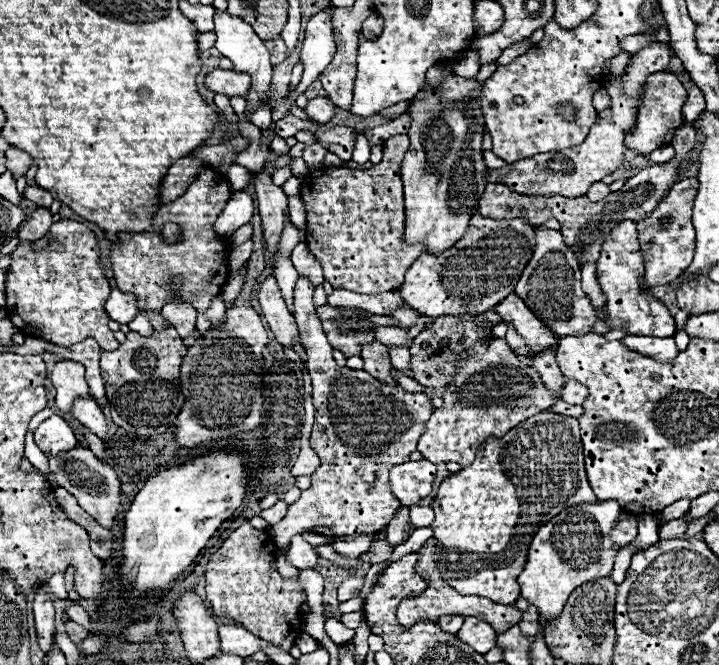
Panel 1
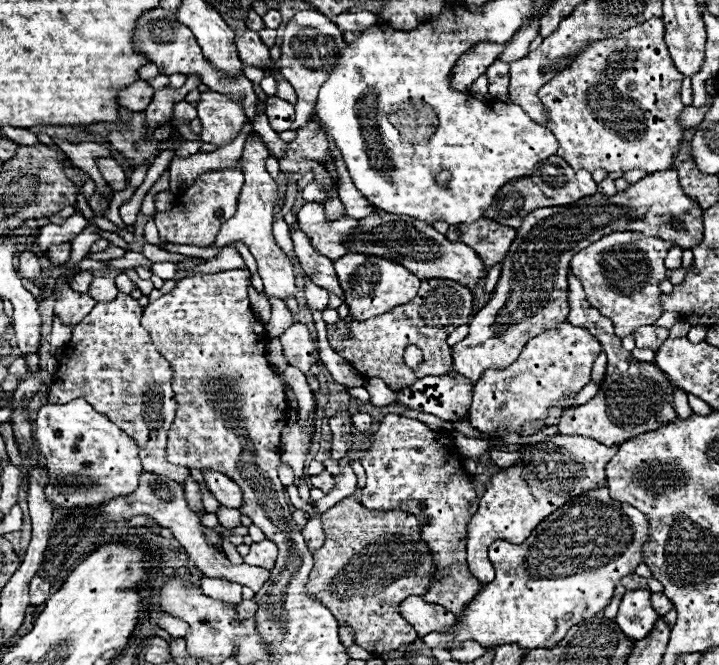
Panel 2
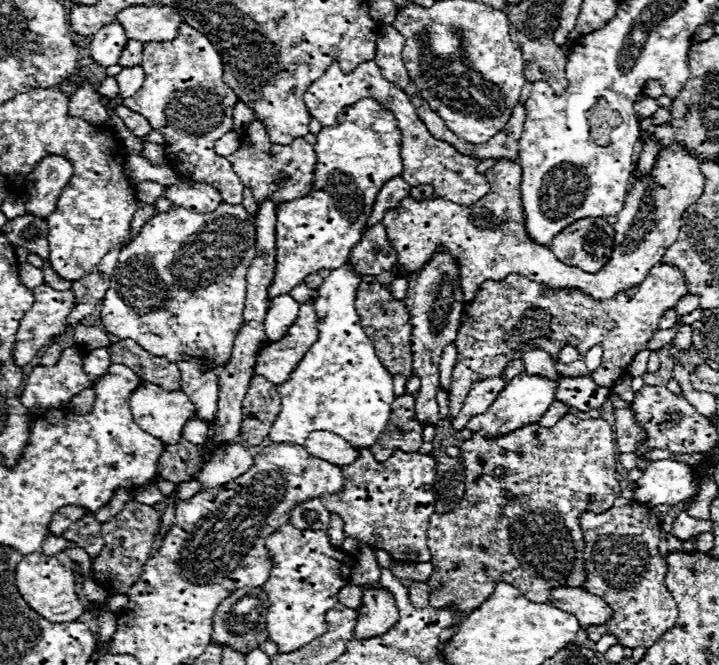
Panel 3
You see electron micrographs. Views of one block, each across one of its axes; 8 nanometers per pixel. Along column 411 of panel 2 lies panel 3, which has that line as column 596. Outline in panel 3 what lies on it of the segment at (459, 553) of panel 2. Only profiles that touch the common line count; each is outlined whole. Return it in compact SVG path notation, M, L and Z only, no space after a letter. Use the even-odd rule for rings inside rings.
M566 414L552 428L542 428L538 424L528 424L524 428L520 428L520 430L514 430L514 432L510 432L506 436L500 436L500 438L494 438L494 440L486 440L484 436L480 436L478 432L474 432L474 436L470 440L462 442L460 450L462 450L462 464L466 468L466 482L464 482L466 494L460 500L460 504L458 504L456 510L452 510L450 514L434 514L430 518L428 548L432 552L432 562L434 562L434 574L426 582L428 586L432 586L430 606L444 608L444 606L454 604L460 612L468 614L474 608L478 608L490 596L492 584L498 584L498 582L508 582L508 584L516 586L532 602L548 602L552 586L576 586L576 588L582 588L586 574L584 574L584 558L582 558L584 538L582 538L582 530L578 526L578 514L584 512L584 510L596 512L596 514L606 512L606 510L610 510L614 506L614 500L622 492L620 482L614 478L614 474L616 474L616 452L614 452L616 450L616 440L614 440L614 430L610 428L610 424L606 420L602 420L602 418L580 420L580 418L572 416L572 414ZM496 466L502 466L506 470L506 476L500 478L500 480L492 478L492 470Z

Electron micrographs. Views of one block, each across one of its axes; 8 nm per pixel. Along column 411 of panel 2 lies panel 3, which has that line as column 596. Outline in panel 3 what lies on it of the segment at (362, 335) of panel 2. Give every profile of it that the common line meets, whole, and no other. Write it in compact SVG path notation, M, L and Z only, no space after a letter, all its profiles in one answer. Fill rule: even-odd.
M658 264L654 266L648 276L644 278L644 282L640 286L634 286L630 290L624 290L620 294L616 294L610 300L592 300L588 296L584 296L582 292L576 290L562 290L562 292L552 292L524 276L516 276L510 274L508 278L504 278L502 282L484 282L474 300L468 302L462 310L462 320L460 320L460 330L458 330L458 338L456 338L456 366L454 366L454 374L452 374L452 390L450 390L450 414L456 416L460 412L460 408L464 406L464 400L472 388L474 382L486 380L486 378L494 378L500 376L504 366L514 360L514 358L522 358L524 352L530 350L544 350L550 354L550 360L556 368L556 372L560 376L570 376L570 378L578 378L578 376L590 376L596 386L612 386L620 376L624 376L628 372L630 362L634 360L634 356L646 348L646 342L650 340L650 336L654 334L654 330L658 330L658 320L660 316L674 308L674 304L688 294L682 272L676 270L674 266L668 264ZM562 346L574 346L580 352L578 362L580 364L558 364L556 356L560 352ZM592 346L602 346L604 348L604 356L602 356L602 364L590 372L584 364L584 356Z

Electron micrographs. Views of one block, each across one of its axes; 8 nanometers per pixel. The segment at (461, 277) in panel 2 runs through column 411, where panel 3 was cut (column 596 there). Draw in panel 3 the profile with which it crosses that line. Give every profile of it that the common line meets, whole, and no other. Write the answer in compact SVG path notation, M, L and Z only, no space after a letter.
M580 218L556 234L550 242L554 256L586 272L598 272L610 258L614 228L604 218Z

